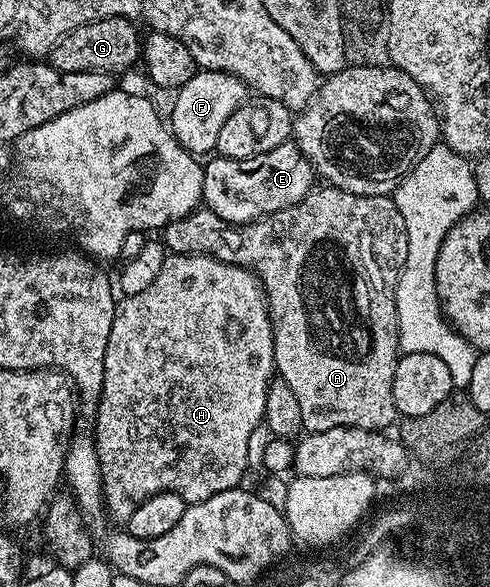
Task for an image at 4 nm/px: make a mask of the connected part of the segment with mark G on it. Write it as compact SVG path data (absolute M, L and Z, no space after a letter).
M108 17L75 27L59 43L55 43L47 54L48 64L64 73L75 71L99 71L110 75L125 73L133 64L138 64L143 53L143 41L137 38L137 29L128 17Z

